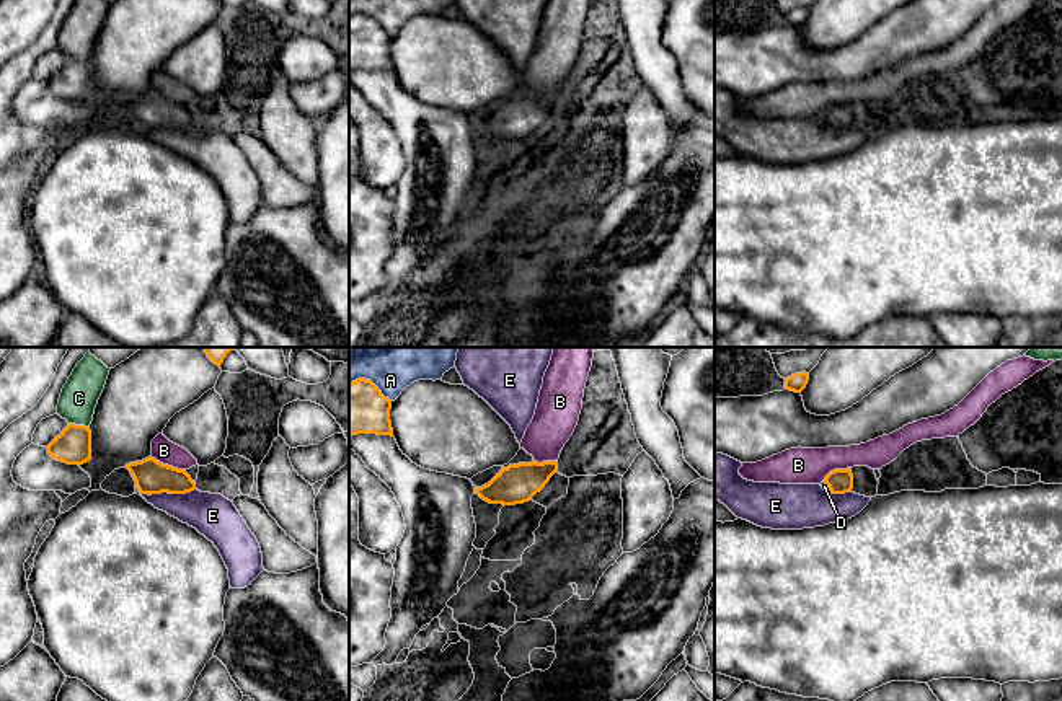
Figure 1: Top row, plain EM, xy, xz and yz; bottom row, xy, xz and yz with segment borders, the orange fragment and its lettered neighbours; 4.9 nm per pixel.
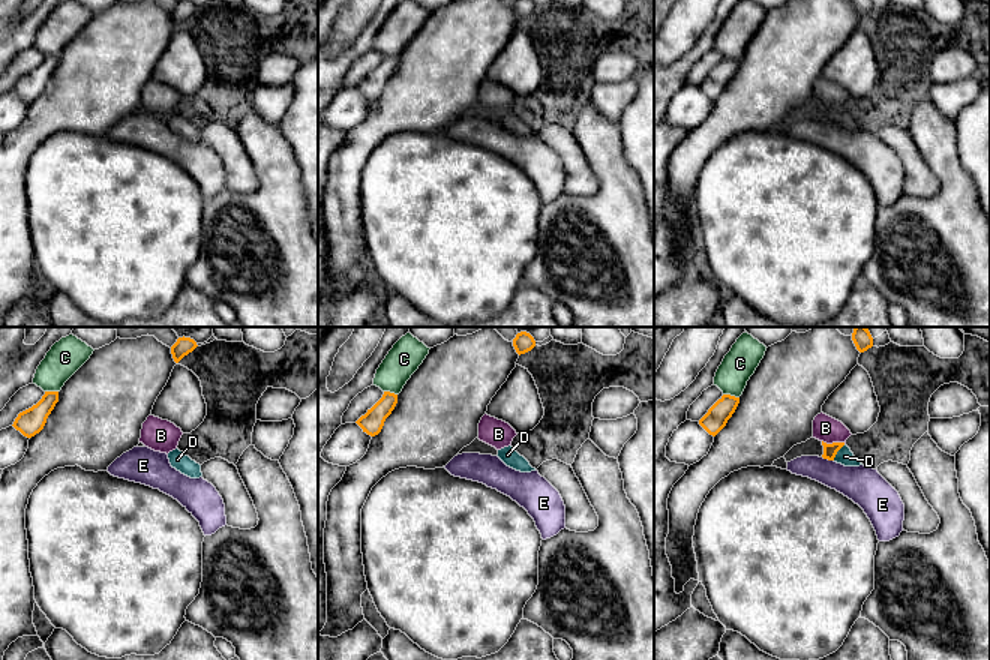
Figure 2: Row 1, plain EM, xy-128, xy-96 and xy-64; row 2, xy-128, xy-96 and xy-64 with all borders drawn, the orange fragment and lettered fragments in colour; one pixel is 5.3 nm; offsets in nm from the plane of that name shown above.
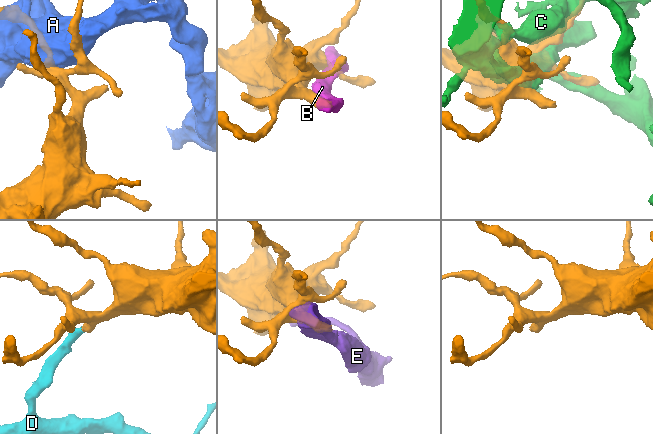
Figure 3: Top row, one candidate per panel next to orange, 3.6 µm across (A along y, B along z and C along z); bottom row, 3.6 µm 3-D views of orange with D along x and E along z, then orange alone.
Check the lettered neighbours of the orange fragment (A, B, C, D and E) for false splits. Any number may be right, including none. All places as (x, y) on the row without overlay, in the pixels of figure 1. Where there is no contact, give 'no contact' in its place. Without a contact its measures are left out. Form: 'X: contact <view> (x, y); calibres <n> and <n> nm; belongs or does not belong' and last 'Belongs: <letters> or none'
A: contact xz (371, 17); calibres 260 and 150 nm; does not belong
B: contact xy (167, 100); calibres 170 and 120 nm; does not belong
C: contact xy (79, 61); calibres 180 and 190 nm; does not belong
D: contact yz (829, 123); calibres 120 and 30 nm; belongs
E: contact xy (167, 126); calibres 170 and 200 nm; does not belong
Belongs: D

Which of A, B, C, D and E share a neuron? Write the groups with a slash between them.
A / B / C / D / E

